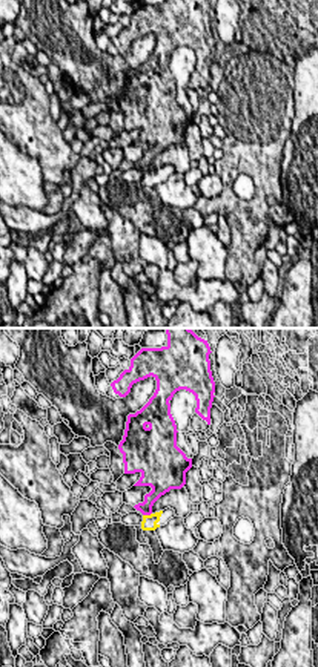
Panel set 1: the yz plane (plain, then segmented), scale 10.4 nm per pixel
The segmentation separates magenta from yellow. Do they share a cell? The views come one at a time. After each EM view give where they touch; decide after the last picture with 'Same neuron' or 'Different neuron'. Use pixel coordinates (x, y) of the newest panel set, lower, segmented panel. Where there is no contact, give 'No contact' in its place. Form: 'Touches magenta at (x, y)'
Touches magenta at (146, 514)

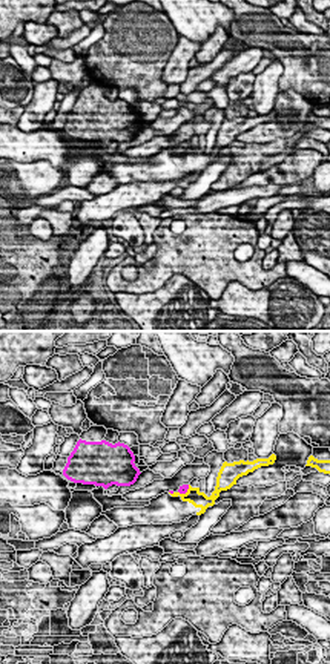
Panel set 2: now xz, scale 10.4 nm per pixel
Touches magenta at (184, 493)

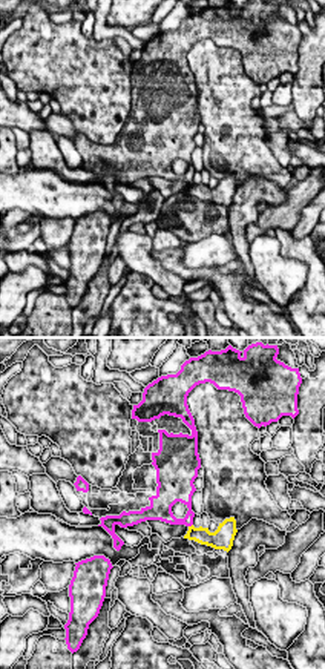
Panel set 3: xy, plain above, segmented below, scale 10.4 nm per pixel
Touches magenta at (190, 525)

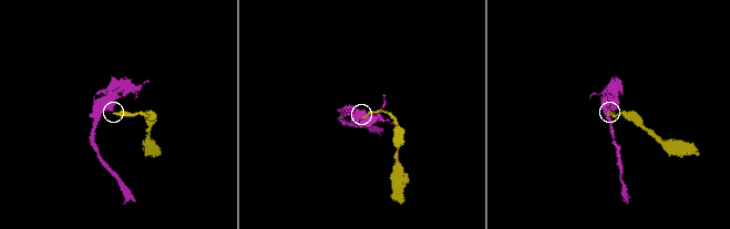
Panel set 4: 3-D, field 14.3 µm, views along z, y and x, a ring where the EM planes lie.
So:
Different neuron

